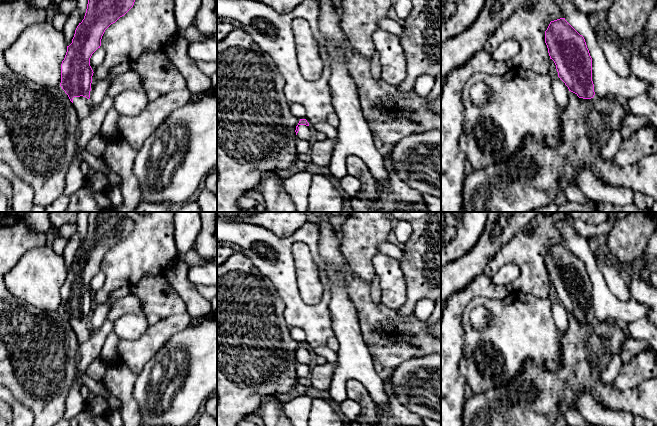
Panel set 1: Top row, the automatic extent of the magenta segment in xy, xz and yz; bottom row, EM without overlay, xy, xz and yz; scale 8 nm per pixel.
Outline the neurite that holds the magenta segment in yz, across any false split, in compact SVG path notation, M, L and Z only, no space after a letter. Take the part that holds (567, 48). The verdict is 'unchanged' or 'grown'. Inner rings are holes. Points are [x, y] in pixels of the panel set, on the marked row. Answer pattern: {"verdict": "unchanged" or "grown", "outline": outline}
{"verdict": "unchanged", "outline": "M560 18L550 22L545 31L545 43L558 77L569 91L579 98L593 98L592 58L584 37L565 18Z"}

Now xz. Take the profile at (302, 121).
{"verdict": "grown", "outline": "M300 119L298 125L296 126L295 132L297 135L297 140L303 139L310 142L314 136L314 132L312 131L306 119Z"}

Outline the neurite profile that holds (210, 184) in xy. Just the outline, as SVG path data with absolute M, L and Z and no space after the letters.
M214 169L206 176L204 189L217 196L217 169Z

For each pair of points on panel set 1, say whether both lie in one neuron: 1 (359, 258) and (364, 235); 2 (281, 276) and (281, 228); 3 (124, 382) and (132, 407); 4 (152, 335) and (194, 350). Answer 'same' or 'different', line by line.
1: same
2: different
3: same
4: different

